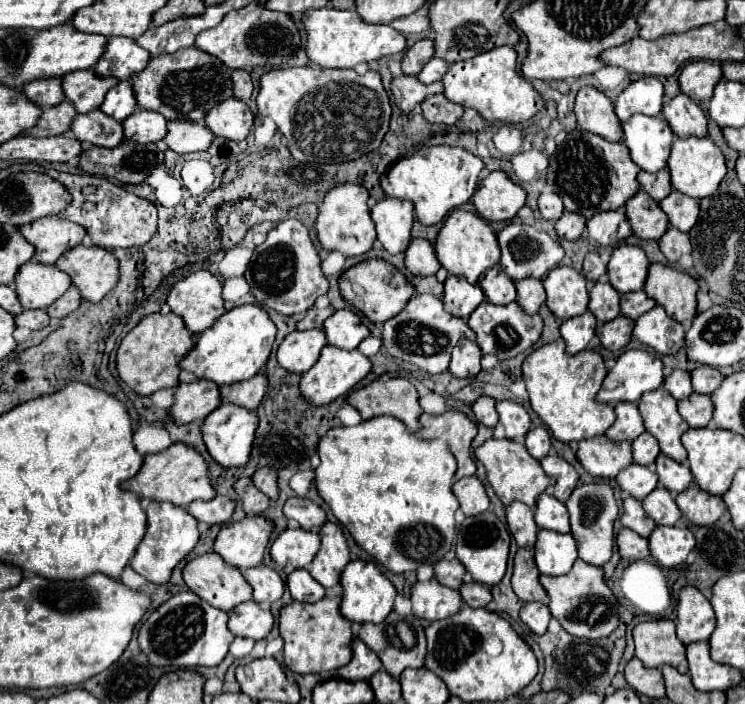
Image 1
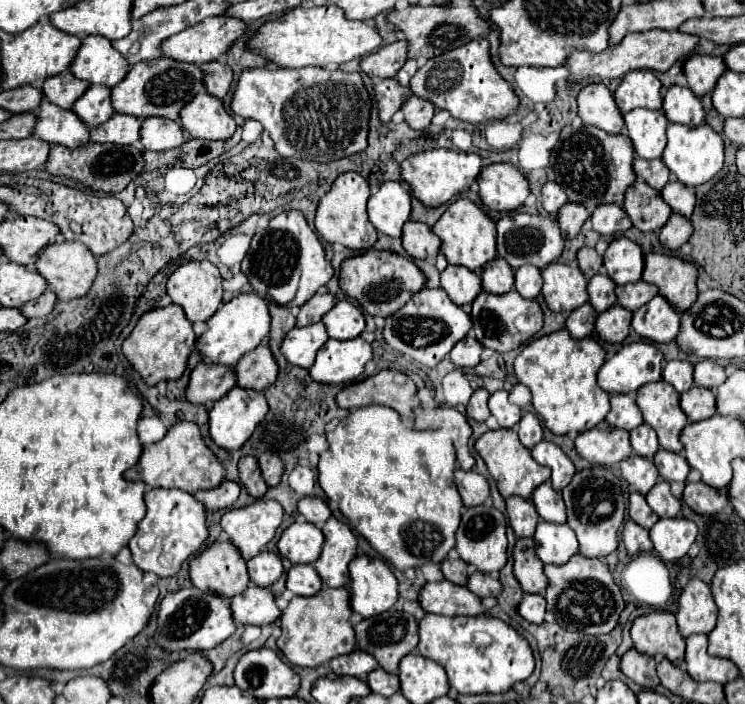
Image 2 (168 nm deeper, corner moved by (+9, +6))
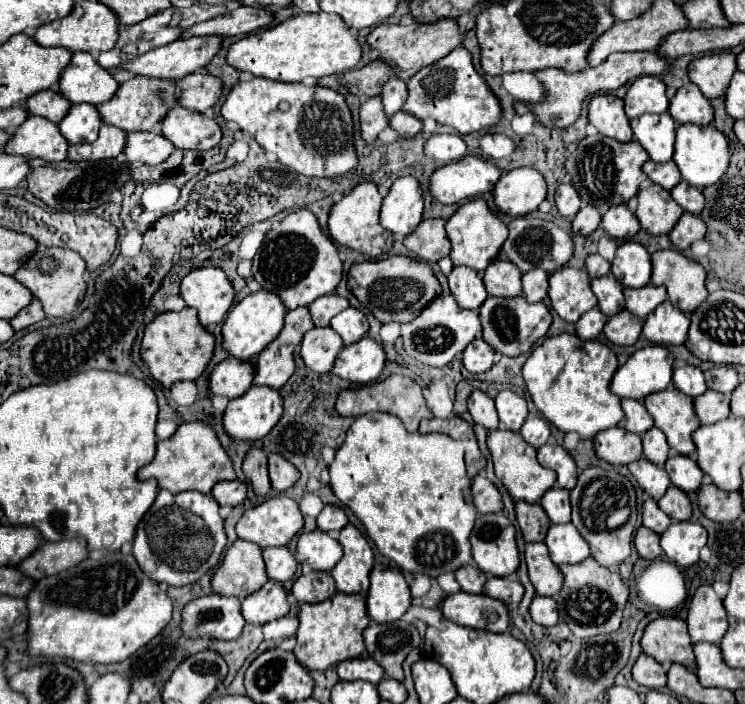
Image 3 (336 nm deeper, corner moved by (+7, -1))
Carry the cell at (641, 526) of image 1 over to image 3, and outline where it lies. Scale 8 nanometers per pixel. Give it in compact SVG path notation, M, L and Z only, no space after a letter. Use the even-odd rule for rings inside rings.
M648 498L642 506L642 524L646 528L650 528L652 532L662 534L670 526L670 518L662 514L662 510L658 508L658 504L652 498Z

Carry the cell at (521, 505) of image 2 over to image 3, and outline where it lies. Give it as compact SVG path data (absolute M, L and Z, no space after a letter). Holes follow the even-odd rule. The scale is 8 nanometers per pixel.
M522 500L516 502L516 520L526 542L542 542L550 528L548 516L540 504L528 504Z

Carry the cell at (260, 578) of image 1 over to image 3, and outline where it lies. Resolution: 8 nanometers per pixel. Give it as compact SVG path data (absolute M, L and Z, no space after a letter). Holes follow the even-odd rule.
M278 546L278 548L266 548L262 552L262 558L264 558L264 564L266 564L266 574L268 574L268 580L274 580L274 582L288 582L294 572L296 572L296 558L294 554L284 548L284 546Z

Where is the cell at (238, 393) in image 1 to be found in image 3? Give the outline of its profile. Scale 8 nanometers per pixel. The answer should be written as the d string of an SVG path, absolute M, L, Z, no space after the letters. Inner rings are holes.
M296 308L286 314L286 322L276 340L270 342L264 352L260 352L258 362L254 366L254 382L252 386L270 386L280 390L288 378L294 374L292 354L296 346L302 342L306 330L312 328L312 320L308 308Z

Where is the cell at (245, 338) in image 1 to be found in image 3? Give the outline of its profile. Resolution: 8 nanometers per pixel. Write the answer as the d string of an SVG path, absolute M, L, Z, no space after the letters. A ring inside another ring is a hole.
M266 290L248 294L246 298L242 298L228 312L222 326L222 346L228 352L228 356L254 364L258 354L280 334L284 326L284 312L286 312L286 306L280 302L280 298L276 298L276 294L268 294Z

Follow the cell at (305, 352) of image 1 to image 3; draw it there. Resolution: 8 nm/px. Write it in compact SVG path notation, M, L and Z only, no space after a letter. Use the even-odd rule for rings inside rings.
M312 328L304 334L300 344L300 358L308 370L324 374L330 372L332 362L342 346L340 336L332 328Z

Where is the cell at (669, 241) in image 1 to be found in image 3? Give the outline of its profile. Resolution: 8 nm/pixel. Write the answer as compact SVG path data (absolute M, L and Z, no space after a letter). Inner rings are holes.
M684 212L678 220L678 224L674 226L674 230L670 232L670 240L672 240L674 248L686 250L694 240L702 240L704 234L706 234L706 226L704 226L702 218Z

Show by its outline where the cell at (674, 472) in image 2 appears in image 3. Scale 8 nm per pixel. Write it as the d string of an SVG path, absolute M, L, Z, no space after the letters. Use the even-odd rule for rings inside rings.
M670 456L666 460L664 470L668 472L670 480L674 486L678 486L684 492L694 492L700 488L700 480L702 480L702 470L698 468L696 460L690 456Z

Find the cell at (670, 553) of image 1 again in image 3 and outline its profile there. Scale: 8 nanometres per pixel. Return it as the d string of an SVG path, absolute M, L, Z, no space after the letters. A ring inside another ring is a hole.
M672 522L664 534L660 534L660 546L670 562L680 568L688 568L698 562L700 548L706 544L706 530L694 522Z

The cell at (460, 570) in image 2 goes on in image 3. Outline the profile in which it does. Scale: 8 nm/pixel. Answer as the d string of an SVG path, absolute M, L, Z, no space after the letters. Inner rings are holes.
M474 564L470 566L462 566L456 570L456 580L460 584L460 588L468 594L480 594L486 582L486 576L480 568L476 568Z

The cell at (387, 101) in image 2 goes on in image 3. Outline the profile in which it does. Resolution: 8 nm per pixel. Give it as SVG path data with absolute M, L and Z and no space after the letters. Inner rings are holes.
M372 96L366 98L360 106L360 128L362 128L362 138L372 144L378 134L388 128L388 116L384 112L382 96Z

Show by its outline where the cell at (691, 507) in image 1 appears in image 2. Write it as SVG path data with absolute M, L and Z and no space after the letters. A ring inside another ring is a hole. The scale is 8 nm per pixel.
M702 481L688 483L684 489L686 505L702 515L714 515L722 511L728 505L728 491L726 489L714 489Z

